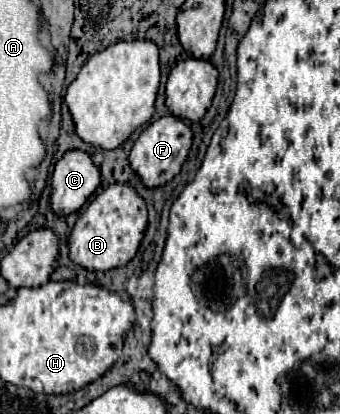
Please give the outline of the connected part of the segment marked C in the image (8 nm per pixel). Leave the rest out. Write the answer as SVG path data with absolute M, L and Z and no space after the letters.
M79 150L67 152L51 174L53 192L49 198L51 212L55 216L67 216L77 212L85 200L99 186L99 168L93 166L91 156Z

